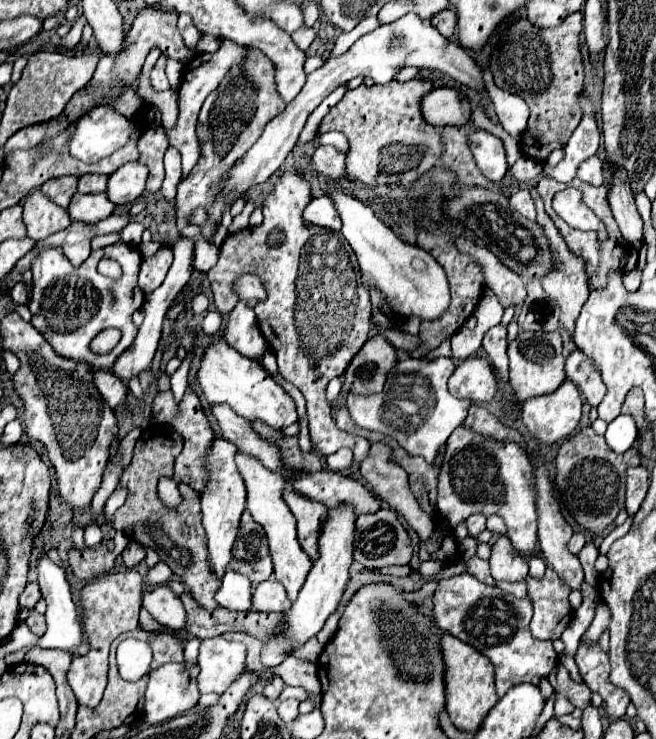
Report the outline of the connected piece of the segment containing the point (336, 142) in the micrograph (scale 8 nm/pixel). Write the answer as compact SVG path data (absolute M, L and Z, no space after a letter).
M331 131L321 134L318 137L318 143L320 145L330 144L336 147L339 152L347 154L349 151L349 142L346 136L337 131Z

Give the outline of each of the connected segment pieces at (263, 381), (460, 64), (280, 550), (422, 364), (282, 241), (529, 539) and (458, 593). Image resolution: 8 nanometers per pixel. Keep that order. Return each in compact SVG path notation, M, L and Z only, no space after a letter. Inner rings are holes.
M216 339L210 347L206 347L198 371L198 383L210 405L228 405L234 413L246 417L248 421L262 421L276 431L282 431L298 421L294 399L270 377L270 373L262 369L258 361L240 355L224 339Z
M408 13L402 19L390 23L390 25L382 25L376 31L360 37L346 55L338 55L338 57L330 57L320 69L316 69L314 73L308 75L306 85L302 87L302 91L298 93L298 97L286 107L286 111L278 117L274 117L262 137L254 143L254 147L248 149L248 153L230 169L230 173L224 175L224 179L220 181L220 187L216 189L210 207L206 209L206 223L200 225L202 229L202 237L206 241L214 241L214 231L222 221L222 213L232 207L234 201L246 197L250 187L256 187L260 183L264 183L266 179L270 179L270 175L274 175L284 159L288 157L288 153L294 149L298 135L302 131L302 127L306 125L306 119L310 117L310 113L342 83L362 75L362 77L372 77L376 83L384 85L390 83L392 77L402 69L402 67L418 67L418 69L428 69L428 71L440 71L452 79L456 79L462 85L468 85L480 93L484 93L484 85L482 85L482 69L480 65L454 41L442 37L432 25L430 21L422 21L418 15Z
M236 453L236 463L238 463L240 475L244 477L244 483L248 487L246 507L252 513L254 521L264 527L266 537L268 537L270 557L274 561L274 579L286 587L288 599L296 601L296 597L306 581L306 575L312 569L312 563L296 539L296 519L290 513L290 509L282 497L282 489L284 489L286 481L278 473L272 473L270 469L266 469L258 459L248 457L244 453Z
M448 357L438 359L400 359L386 377L382 393L374 395L348 395L346 407L356 425L394 437L410 455L422 455L428 463L436 459L436 453L450 433L466 419L470 401L450 395L446 381L454 371L454 363Z
M298 167L286 169L264 201L264 223L228 235L220 245L218 263L206 275L220 313L230 313L238 303L234 281L242 273L260 277L266 289L266 299L254 307L260 331L278 359L278 373L298 387L306 399L312 445L322 455L332 455L343 447L352 449L354 463L360 463L368 455L368 441L336 427L326 399L326 385L332 377L344 373L352 357L368 341L370 293L358 275L358 263L350 243L340 233L326 231L302 219L302 209L310 199L310 183L302 177L302 171ZM320 231L326 231L326 237L312 239Z
M460 425L448 439L442 471L438 475L438 511L450 527L474 513L486 517L500 515L508 525L508 539L522 555L532 555L536 549L536 505L532 489L532 467L526 451L516 441L494 441L480 433L470 433Z
M462 573L450 579L442 579L438 583L438 589L434 593L434 617L436 623L442 631L458 637L460 641L472 645L474 649L478 649L480 653L484 653L492 665L494 665L494 673L496 673L496 693L498 697L502 697L510 687L518 685L518 683L532 683L532 685L540 685L542 679L546 679L552 669L558 665L558 653L552 647L552 641L540 641L536 637L532 637L530 633L530 619L532 619L532 601L530 597L524 599L516 599L514 595L506 595L502 589L494 587L494 585L484 585L480 581L476 581L476 577Z

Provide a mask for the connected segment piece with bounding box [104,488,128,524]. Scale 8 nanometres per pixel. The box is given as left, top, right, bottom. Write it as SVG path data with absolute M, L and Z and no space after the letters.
M116 488L113 491L104 506L106 523L110 524L114 511L124 504L127 493L128 490L126 488Z

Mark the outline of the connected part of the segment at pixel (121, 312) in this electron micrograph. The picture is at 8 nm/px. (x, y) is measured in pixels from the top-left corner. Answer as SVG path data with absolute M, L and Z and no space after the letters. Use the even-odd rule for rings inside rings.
M116 243L102 249L96 249L90 253L90 257L84 261L82 267L72 267L70 261L64 257L62 249L58 247L46 247L38 253L38 257L32 261L32 297L28 301L28 309L32 313L32 325L46 337L46 341L52 345L52 349L68 359L84 359L94 367L112 367L114 361L132 345L138 327L132 323L132 313L142 307L144 293L138 289L138 269L142 263L142 255L138 247ZM102 257L112 257L122 267L120 279L110 279L100 273L96 273L96 265ZM118 327L122 331L122 339L108 355L98 357L92 353L90 343L92 339L108 329Z

